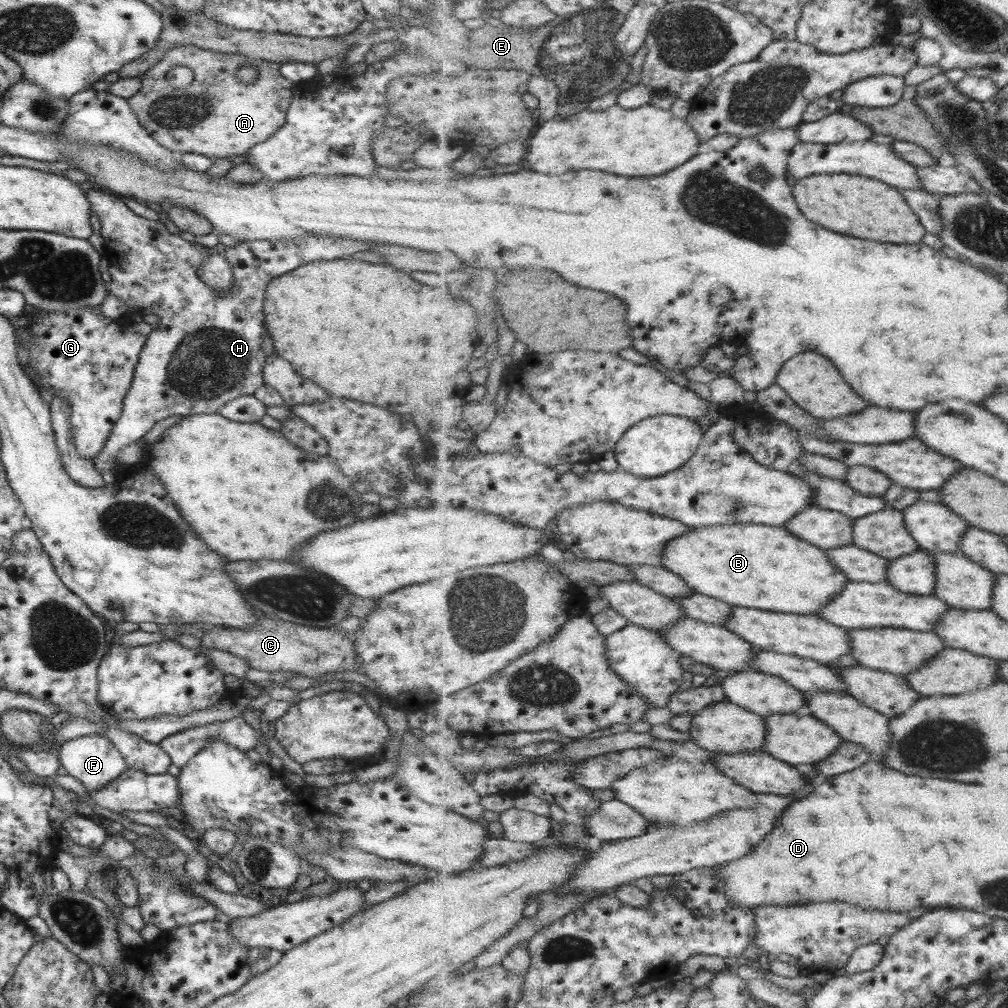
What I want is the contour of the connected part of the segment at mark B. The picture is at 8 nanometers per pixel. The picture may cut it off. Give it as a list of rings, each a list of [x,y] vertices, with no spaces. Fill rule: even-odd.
[[[725,524],[709,528],[691,527],[691,532],[681,538],[673,538],[667,544],[663,557],[663,567],[681,576],[694,592],[724,600],[735,607],[815,615],[851,582],[847,575],[843,575],[843,572],[833,565],[825,548],[813,545],[807,540],[800,540],[783,526]]]

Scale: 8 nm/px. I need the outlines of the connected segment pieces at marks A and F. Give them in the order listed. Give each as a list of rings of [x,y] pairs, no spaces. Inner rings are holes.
[[[189,44],[173,46],[163,54],[163,58],[157,64],[151,65],[151,68],[140,74],[138,77],[139,84],[141,84],[139,92],[135,92],[126,101],[143,130],[159,146],[177,156],[187,152],[201,154],[213,160],[243,156],[254,144],[267,140],[285,122],[286,110],[295,84],[283,78],[278,70],[279,65],[276,63],[269,63],[254,57],[201,50]],[[243,65],[255,67],[256,77],[253,84],[237,82],[238,78],[235,73]],[[175,66],[183,66],[193,72],[193,80],[186,88],[173,89],[165,80],[165,73]]]
[[[102,734],[85,735],[66,740],[59,746],[60,772],[79,781],[86,790],[99,790],[115,781],[127,769],[125,759]]]

